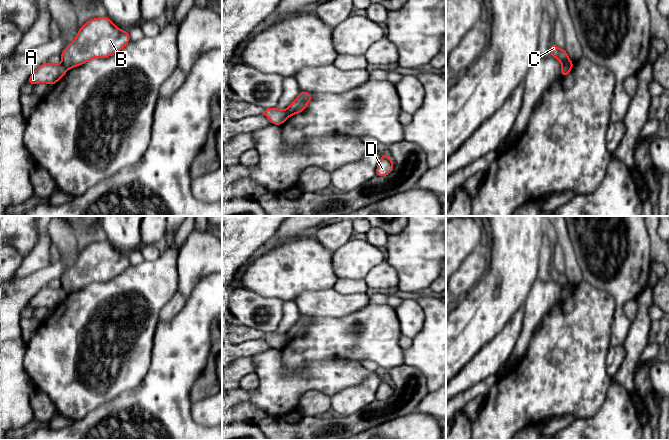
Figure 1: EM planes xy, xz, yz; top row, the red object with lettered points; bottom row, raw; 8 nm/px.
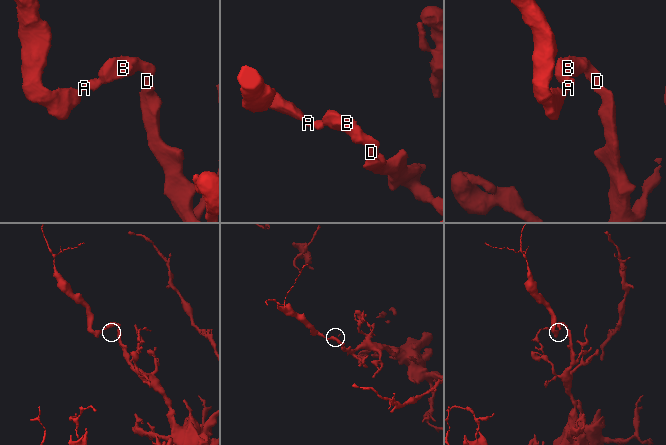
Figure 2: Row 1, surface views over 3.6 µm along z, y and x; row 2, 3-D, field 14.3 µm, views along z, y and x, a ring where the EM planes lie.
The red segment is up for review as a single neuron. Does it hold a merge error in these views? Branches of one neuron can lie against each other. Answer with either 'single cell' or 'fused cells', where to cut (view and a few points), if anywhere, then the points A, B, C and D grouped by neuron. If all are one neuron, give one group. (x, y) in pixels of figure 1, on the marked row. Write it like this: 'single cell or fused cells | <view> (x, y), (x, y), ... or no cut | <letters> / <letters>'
fused cells | yz (569, 60), (562, 66) | A / B C D

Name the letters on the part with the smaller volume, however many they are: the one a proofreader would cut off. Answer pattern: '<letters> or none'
A

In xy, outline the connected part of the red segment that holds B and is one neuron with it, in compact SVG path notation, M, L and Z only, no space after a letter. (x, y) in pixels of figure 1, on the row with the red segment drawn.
M107 16L88 20L75 39L61 53L61 63L69 70L94 58L107 58L130 42L127 31L119 29Z

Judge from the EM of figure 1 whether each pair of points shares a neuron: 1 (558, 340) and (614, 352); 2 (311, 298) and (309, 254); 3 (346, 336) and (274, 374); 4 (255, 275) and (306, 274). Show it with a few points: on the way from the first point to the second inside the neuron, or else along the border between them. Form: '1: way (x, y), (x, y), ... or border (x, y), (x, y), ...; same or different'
1: border (610, 347), (606, 357), (606, 371), (608, 375); different
2: border (332, 287), (306, 290), (293, 300); different
3: border (280, 350), (282, 364), (291, 372), (309, 363); different
4: way (268, 275), (293, 274); same

